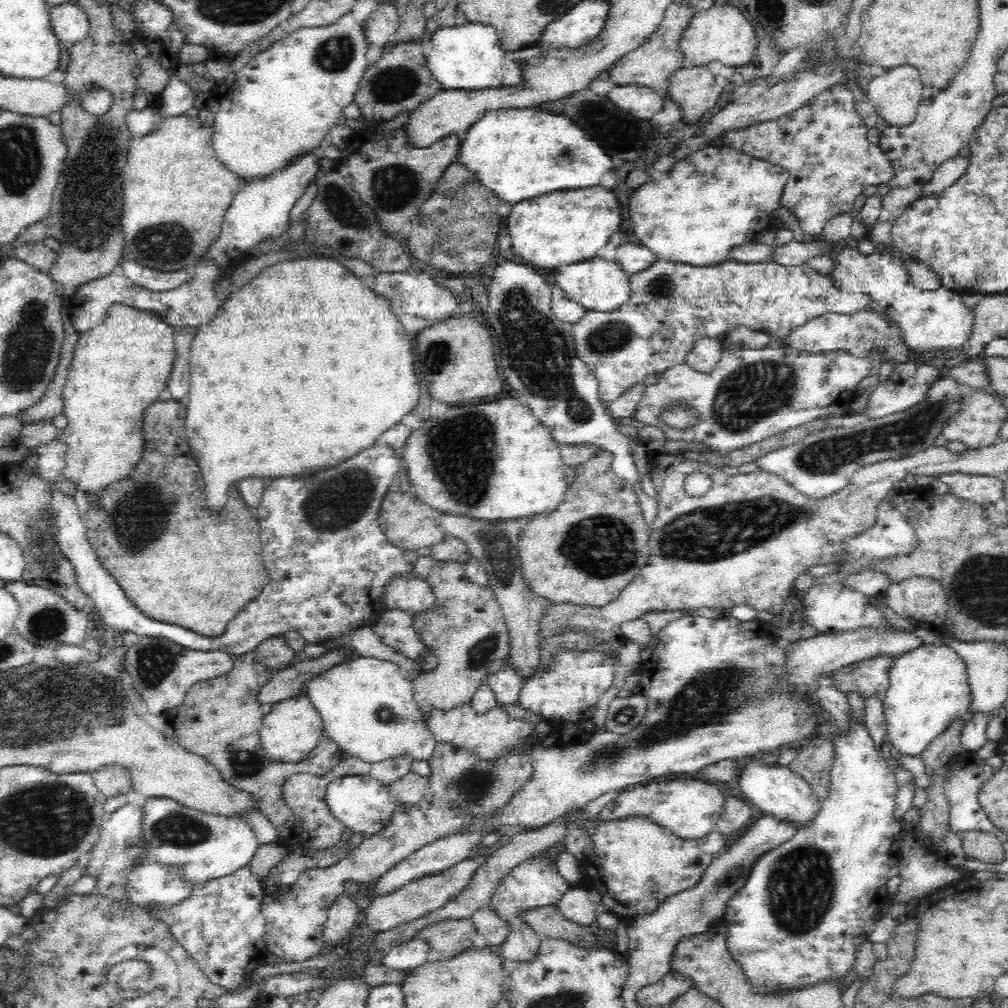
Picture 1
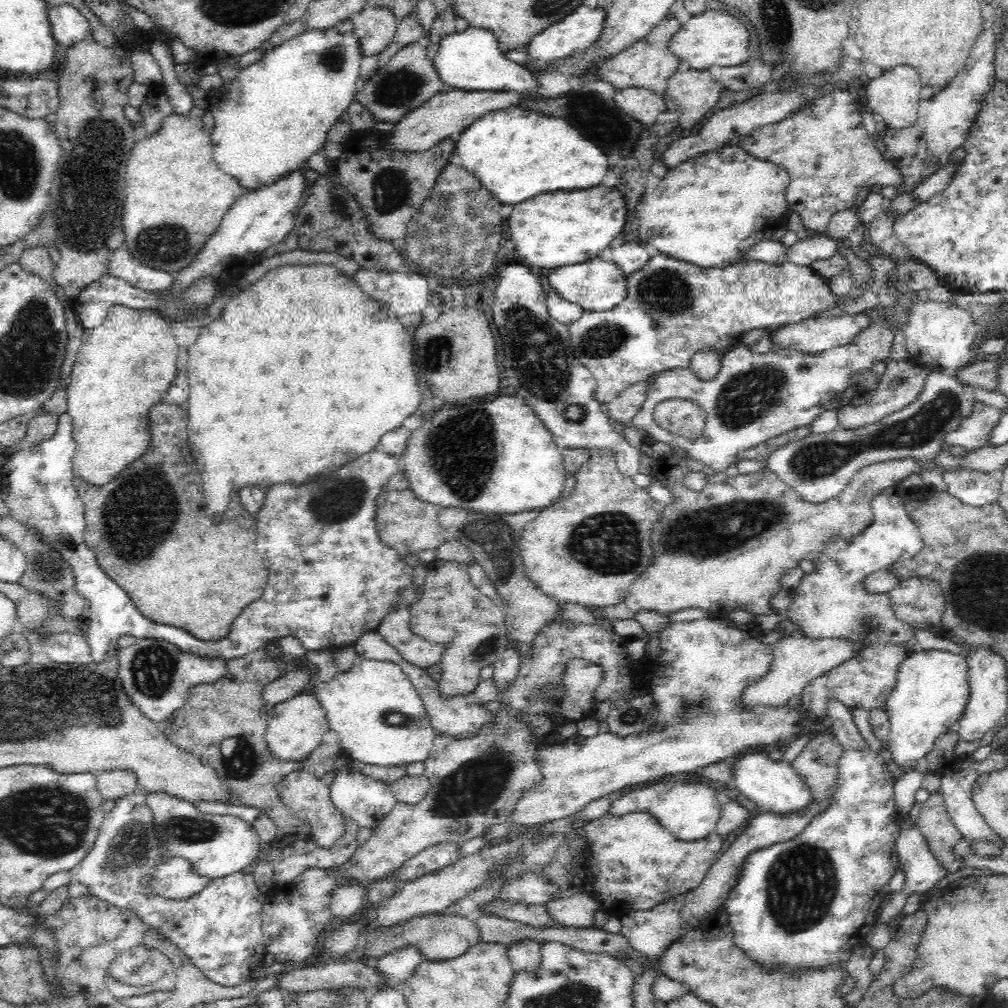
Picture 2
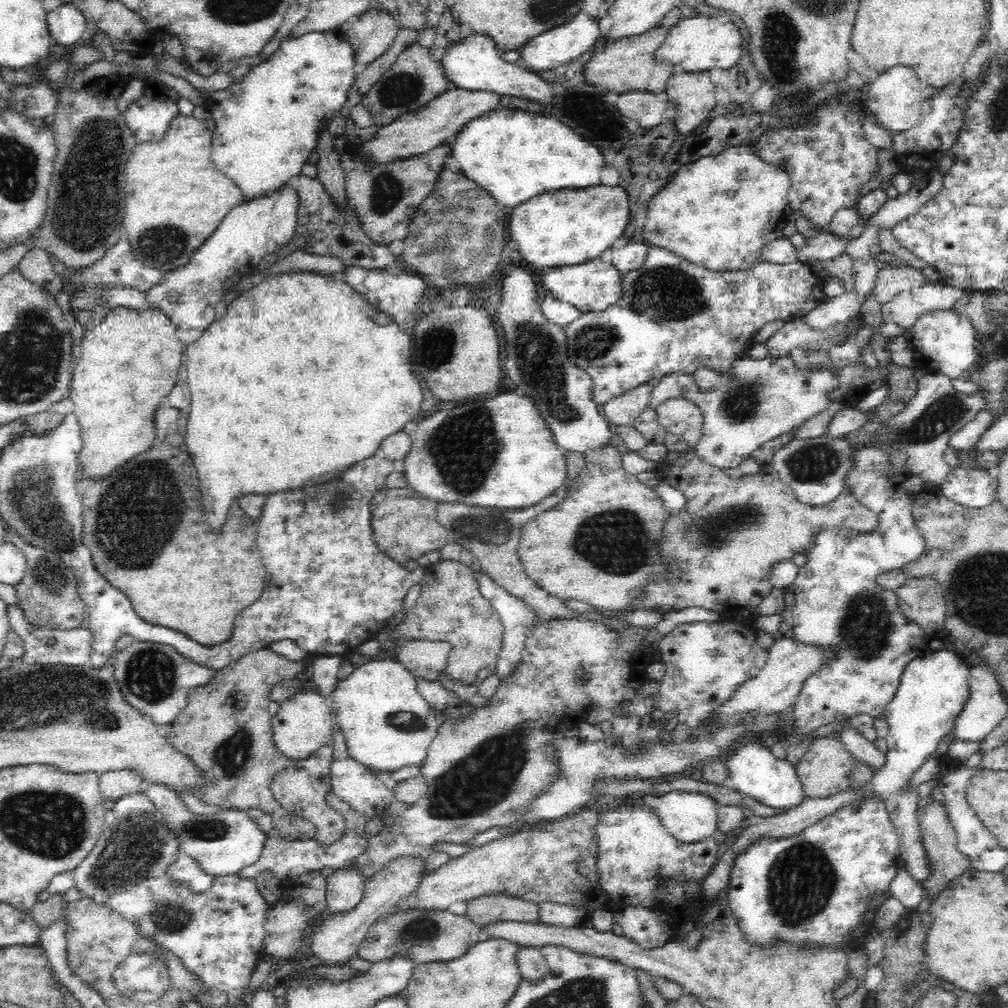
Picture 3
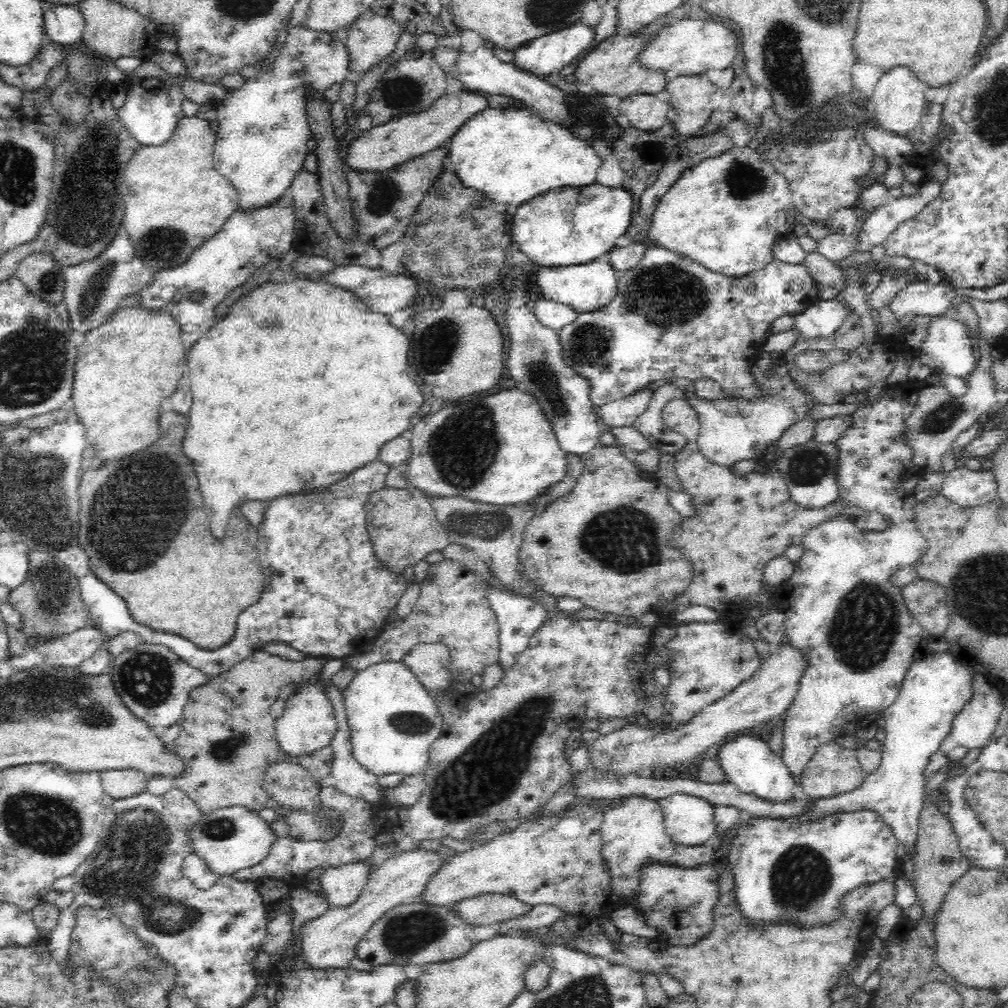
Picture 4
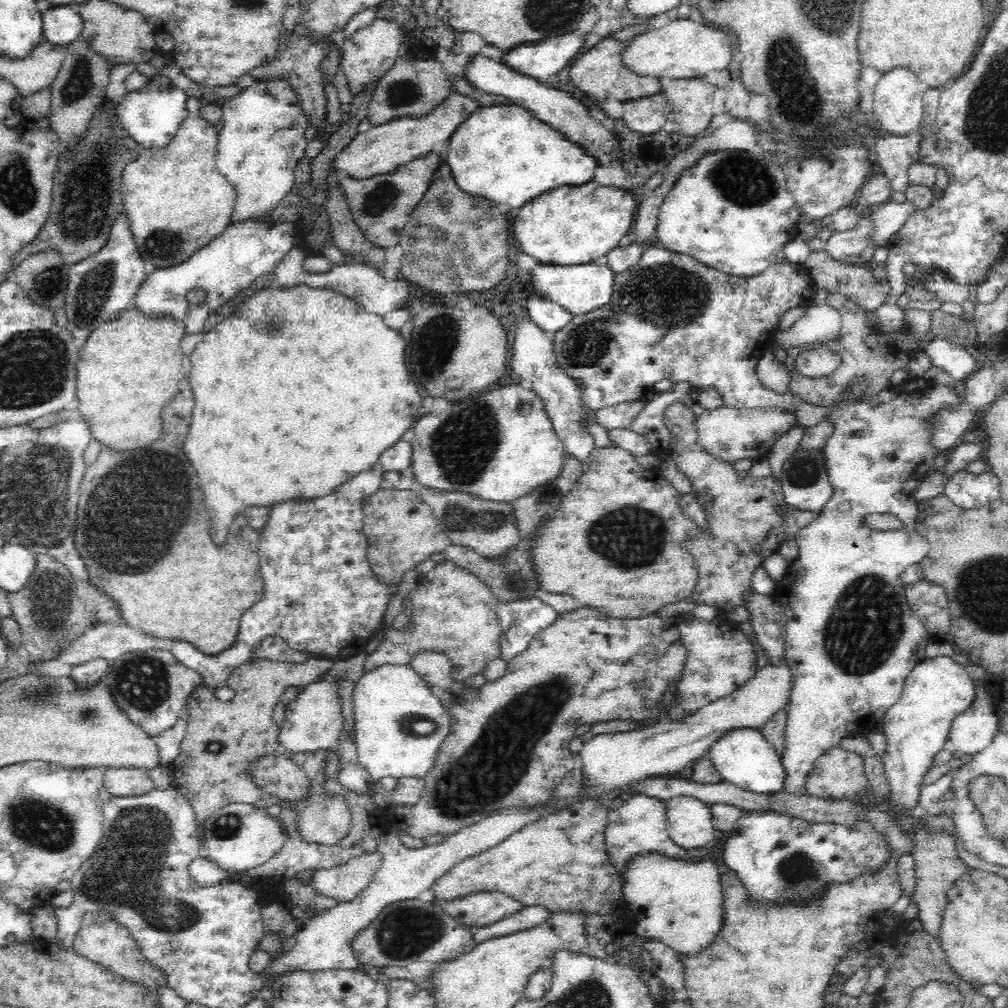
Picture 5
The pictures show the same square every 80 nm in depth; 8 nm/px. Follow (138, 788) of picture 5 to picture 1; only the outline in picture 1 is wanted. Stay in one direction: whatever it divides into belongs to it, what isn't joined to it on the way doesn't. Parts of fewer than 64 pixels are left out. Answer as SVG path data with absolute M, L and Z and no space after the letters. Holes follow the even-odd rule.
M118 764L102 765L91 772L94 786L105 797L131 790L131 776L127 768Z

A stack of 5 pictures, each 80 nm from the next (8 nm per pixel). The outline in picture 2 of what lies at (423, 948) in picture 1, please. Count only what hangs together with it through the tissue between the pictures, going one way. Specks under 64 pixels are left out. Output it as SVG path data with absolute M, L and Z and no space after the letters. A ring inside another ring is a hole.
M416 945L395 948L377 960L377 967L386 975L388 984L399 988L415 972L416 966L424 960L420 947Z

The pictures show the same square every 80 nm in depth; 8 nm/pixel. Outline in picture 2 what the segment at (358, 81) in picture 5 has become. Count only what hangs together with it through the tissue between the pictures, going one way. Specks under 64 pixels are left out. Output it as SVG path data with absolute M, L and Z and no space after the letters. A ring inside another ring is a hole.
M366 6L352 16L354 30L361 41L362 55L379 55L389 46L397 32L398 20L388 7Z

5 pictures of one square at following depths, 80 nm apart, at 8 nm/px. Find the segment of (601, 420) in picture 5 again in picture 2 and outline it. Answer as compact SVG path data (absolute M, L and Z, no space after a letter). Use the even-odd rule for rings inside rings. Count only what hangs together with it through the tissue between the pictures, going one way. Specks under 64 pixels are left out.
M637 383L607 404L608 416L617 426L630 425L630 421L645 402L647 388L647 383Z

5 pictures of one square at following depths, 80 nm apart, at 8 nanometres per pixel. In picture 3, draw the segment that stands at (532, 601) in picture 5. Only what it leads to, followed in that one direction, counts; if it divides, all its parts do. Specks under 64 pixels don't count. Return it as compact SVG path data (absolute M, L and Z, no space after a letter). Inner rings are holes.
M481 568L473 573L479 592L491 602L503 622L502 651L494 664L494 673L500 679L508 678L521 660L533 613L522 601L504 592Z

